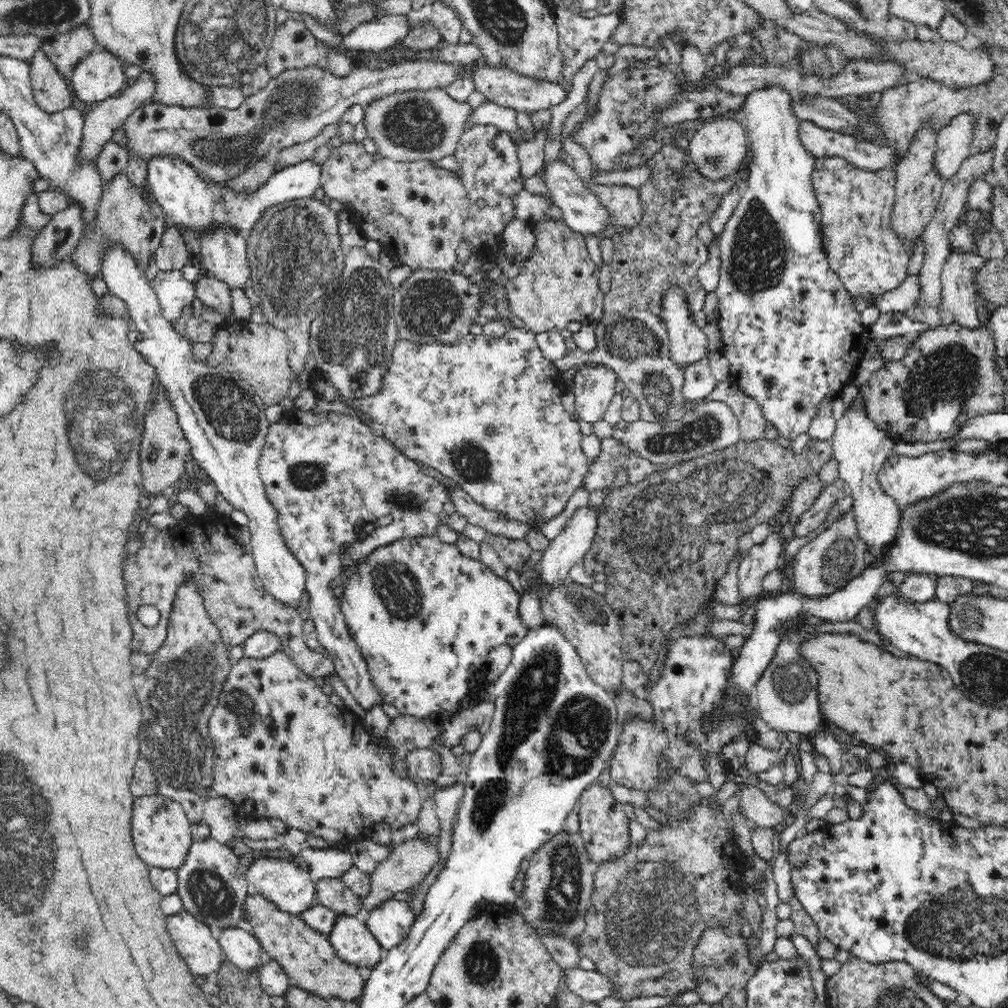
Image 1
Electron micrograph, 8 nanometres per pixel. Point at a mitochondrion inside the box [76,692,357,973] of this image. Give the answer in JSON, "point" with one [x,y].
{"point":[211,895]}

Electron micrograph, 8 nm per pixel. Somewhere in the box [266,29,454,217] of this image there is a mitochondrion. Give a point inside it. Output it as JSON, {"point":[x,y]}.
{"point":[415,125]}

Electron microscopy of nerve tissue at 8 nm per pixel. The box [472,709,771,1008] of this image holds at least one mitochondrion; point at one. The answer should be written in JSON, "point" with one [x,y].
{"point":[647,924]}

